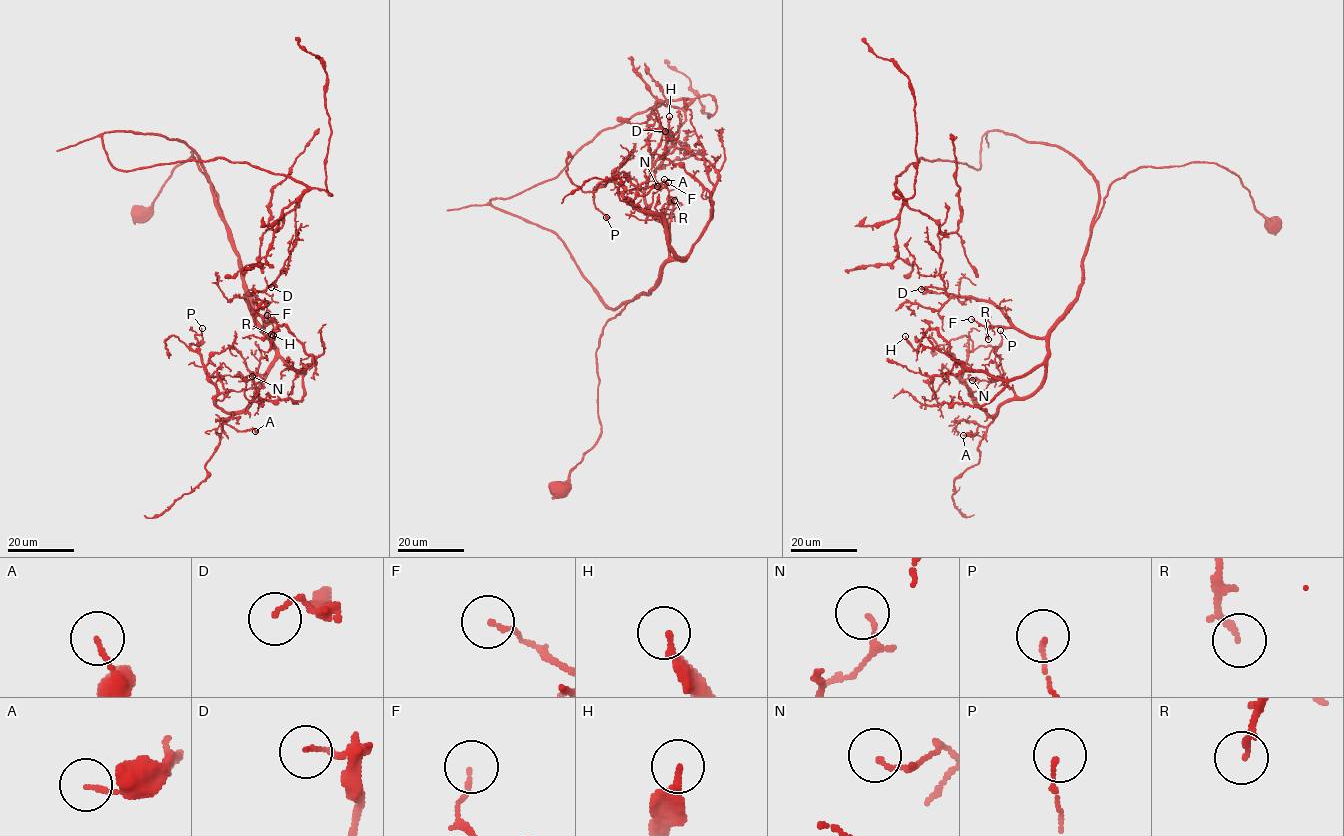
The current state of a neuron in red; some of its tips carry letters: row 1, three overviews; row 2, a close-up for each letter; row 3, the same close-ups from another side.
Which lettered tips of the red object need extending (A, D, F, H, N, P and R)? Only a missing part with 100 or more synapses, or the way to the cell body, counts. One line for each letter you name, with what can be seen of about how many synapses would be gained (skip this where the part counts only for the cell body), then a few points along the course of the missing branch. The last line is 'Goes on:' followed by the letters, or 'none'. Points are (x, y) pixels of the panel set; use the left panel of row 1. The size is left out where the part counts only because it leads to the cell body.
Goes on: none

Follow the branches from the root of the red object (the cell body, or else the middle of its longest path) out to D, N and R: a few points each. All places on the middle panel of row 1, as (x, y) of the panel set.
D: (558, 490), (601, 431), (603, 326), (652, 290), (669, 257), (668, 226), (645, 203), (665, 131)
N: (558, 490), (601, 431), (603, 326), (652, 290), (667, 262), (685, 258), (661, 220), (646, 219), (657, 186)
R: (558, 490), (601, 431), (596, 350), (603, 326), (657, 284), (661, 264), (669, 257), (669, 225), (674, 200)

